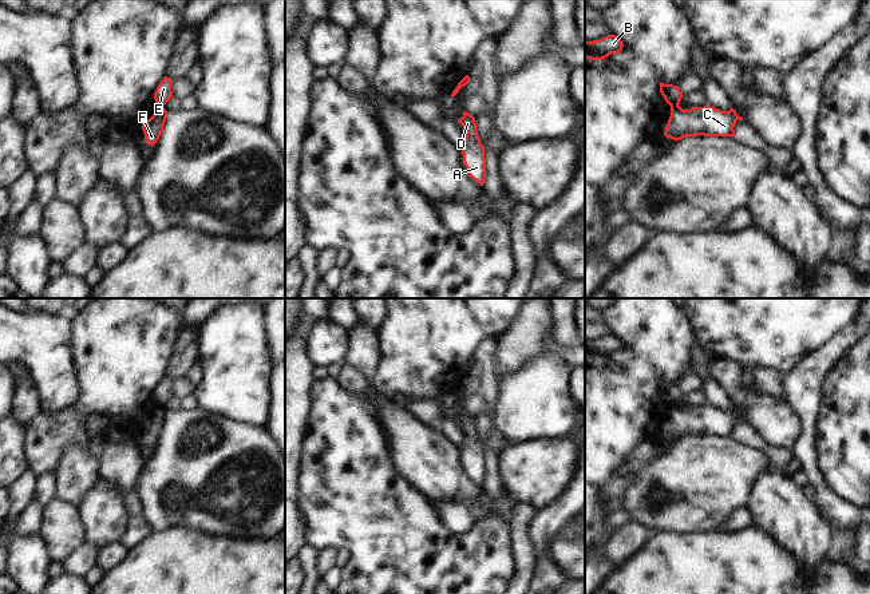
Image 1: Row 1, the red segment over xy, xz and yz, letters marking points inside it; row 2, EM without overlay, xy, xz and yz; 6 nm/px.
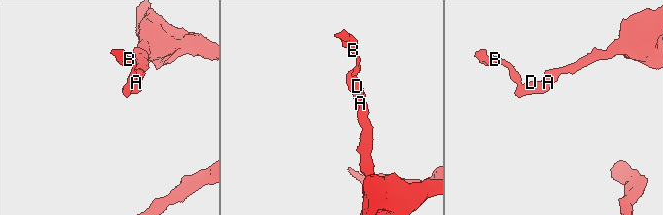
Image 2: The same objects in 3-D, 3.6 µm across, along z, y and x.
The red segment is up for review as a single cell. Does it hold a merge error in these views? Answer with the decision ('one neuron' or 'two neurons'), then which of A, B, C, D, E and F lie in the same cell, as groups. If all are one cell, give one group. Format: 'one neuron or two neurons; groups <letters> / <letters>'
two neurons; groups A C D F / B E

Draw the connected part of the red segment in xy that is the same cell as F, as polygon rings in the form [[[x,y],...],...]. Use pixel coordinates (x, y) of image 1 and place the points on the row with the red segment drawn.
[[[157,104],[154,115],[142,124],[147,144],[154,146],[158,142],[163,131],[166,118],[167,111],[165,110],[165,107]]]

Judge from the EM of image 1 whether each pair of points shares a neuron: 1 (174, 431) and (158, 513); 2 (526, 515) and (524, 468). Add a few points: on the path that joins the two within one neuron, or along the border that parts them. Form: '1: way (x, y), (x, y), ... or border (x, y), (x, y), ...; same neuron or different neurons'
1: way (174, 451), (174, 471), (155, 492); same neuron
2: border (519, 499), (532, 503), (538, 510); different neurons

